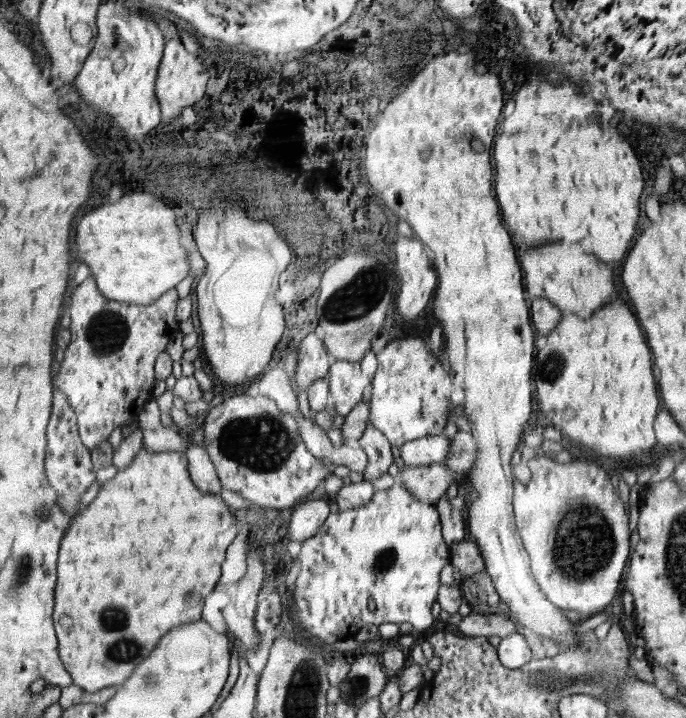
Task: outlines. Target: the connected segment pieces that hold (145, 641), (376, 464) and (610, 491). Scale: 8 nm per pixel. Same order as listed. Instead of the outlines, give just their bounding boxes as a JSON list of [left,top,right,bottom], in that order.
[[53,449,237,693],[358,425,396,480],[515,459,630,618]]

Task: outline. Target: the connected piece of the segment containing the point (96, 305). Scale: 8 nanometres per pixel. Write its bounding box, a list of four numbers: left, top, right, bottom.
[56,278,179,451]

